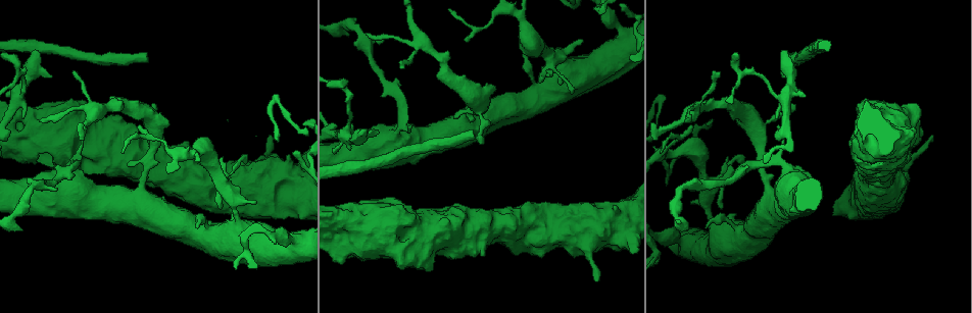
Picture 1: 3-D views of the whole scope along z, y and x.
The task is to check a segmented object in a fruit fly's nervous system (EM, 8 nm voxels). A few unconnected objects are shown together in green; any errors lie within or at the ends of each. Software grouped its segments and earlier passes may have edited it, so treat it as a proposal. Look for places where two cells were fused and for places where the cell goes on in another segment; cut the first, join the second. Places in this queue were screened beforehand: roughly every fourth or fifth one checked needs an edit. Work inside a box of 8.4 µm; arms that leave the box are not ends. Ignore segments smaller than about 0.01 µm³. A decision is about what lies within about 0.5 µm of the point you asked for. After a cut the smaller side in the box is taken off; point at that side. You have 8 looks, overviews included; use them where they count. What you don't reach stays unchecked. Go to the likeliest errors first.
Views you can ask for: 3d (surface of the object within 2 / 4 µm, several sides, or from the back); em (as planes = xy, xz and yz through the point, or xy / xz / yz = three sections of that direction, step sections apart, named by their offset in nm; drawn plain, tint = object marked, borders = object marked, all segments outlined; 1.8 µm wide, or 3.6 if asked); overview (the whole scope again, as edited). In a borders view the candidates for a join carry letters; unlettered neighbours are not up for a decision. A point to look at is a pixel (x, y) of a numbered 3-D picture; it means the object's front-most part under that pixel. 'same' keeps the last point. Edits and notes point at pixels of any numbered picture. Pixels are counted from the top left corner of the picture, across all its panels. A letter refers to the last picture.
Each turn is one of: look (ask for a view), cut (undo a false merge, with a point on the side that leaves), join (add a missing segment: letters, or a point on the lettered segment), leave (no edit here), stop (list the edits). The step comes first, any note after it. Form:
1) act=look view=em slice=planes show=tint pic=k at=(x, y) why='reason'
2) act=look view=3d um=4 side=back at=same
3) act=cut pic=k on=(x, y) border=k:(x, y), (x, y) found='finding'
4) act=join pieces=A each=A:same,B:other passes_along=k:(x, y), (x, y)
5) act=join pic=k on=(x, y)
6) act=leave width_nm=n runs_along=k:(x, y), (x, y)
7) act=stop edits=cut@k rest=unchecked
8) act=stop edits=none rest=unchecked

act=look view=3d um=2 pic=1 at=(470, 131) why='end of a long branch'

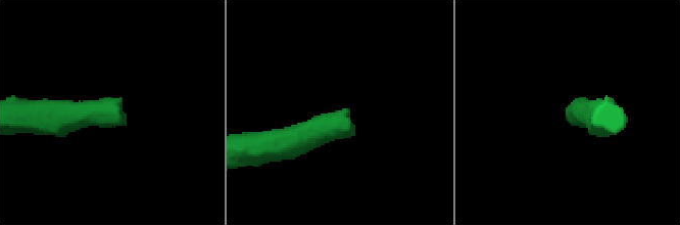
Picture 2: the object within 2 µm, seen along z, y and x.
act=look view=em slice=xz step=4 show=borders pic=2 at=(116, 102)

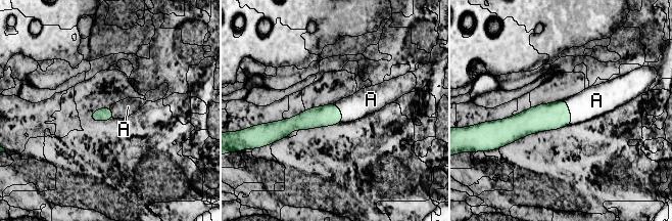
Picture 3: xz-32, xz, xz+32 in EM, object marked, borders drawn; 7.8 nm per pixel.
act=look view=em slice=planes show=borders at=same

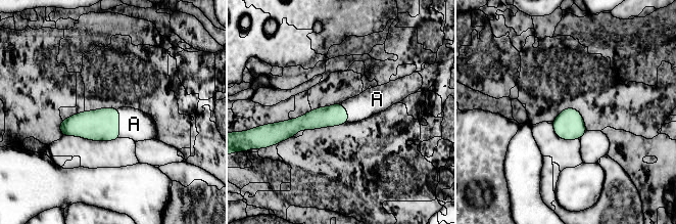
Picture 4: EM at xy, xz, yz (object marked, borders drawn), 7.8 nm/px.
act=join pieces=A each=A:same passes_along=4:(103, 125), (118, 123), (134, 124) found='the cell continues'

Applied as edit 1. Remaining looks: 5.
act=look view=overview why='redraw'

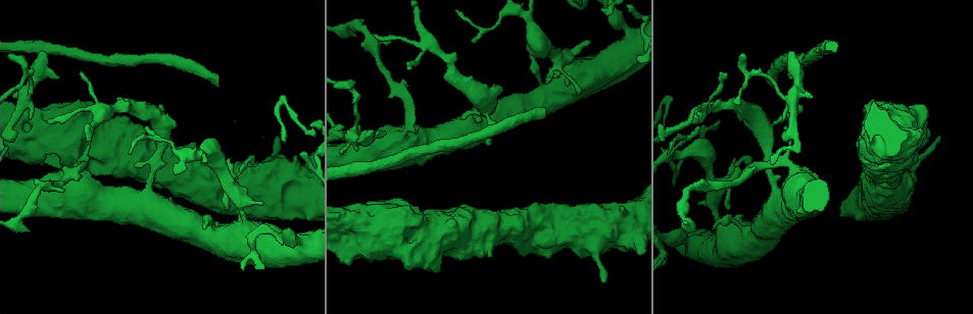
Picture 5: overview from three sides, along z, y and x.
act=look view=3d um=4 side=back pic=5 at=(544, 114) why='branch stops here'

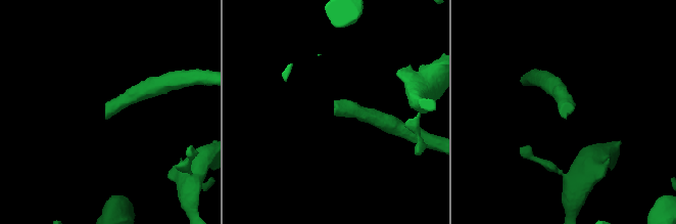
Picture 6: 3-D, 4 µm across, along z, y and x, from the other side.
act=look view=em slice=yz step=16 show=borders pic=6 at=(108, 116) why='shape alone is not enough'

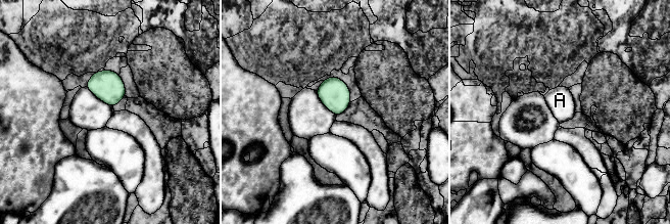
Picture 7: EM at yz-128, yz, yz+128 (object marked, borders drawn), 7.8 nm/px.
act=look view=em slice=planes show=borders at=same why='another direction'

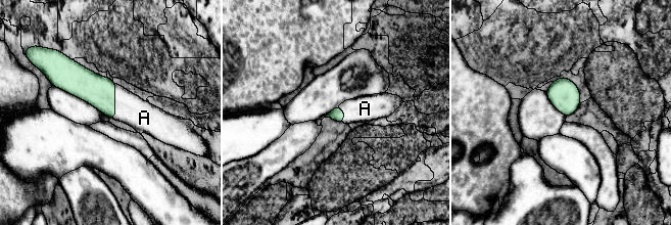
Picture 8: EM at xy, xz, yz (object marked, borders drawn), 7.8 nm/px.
act=join pieces=A each=A:same found='the cell continues'

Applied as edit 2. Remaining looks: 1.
act=stop edits=join@4,join@8 rest=unchecked

